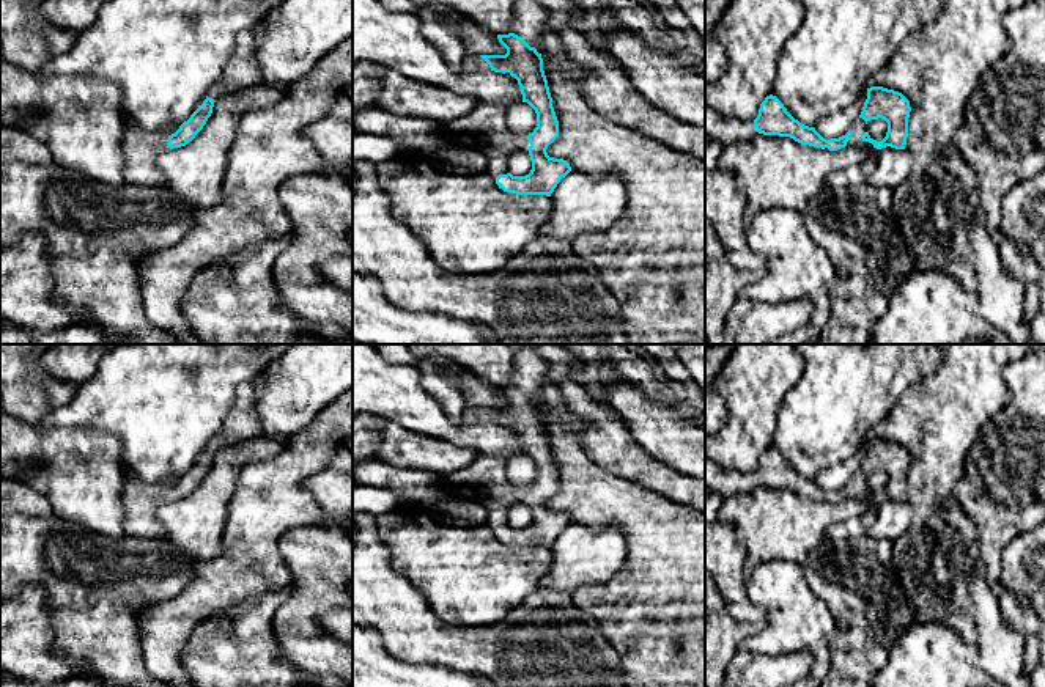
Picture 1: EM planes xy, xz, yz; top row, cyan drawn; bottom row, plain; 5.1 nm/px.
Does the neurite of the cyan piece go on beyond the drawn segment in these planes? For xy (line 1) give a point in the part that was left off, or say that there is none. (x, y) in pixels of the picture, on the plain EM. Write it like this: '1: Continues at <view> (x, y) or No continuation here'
1: Continues at xy (140, 500)

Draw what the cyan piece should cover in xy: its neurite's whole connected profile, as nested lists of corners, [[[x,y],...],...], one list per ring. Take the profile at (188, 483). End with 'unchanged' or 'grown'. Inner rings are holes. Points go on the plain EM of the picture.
[[[206,448],[203,456],[172,487],[148,484],[124,473],[121,490],[124,535],[164,539],[165,530],[157,519],[157,509],[168,501],[181,500],[192,494],[211,468],[214,454]]]; grown

